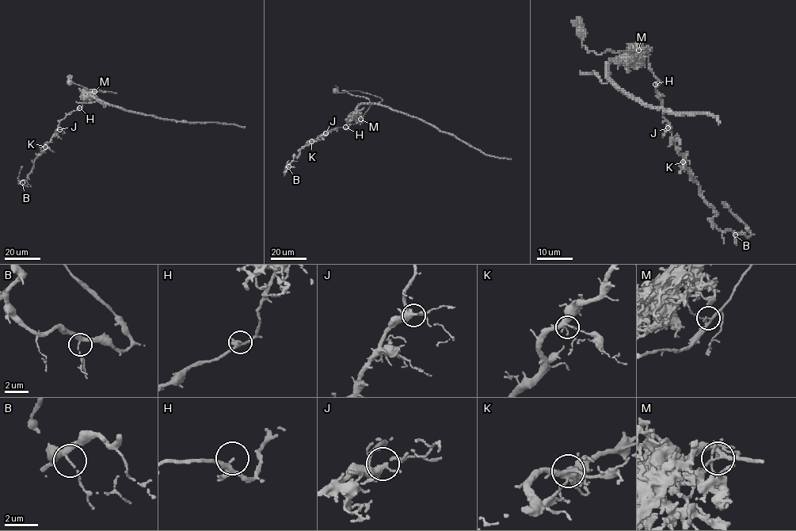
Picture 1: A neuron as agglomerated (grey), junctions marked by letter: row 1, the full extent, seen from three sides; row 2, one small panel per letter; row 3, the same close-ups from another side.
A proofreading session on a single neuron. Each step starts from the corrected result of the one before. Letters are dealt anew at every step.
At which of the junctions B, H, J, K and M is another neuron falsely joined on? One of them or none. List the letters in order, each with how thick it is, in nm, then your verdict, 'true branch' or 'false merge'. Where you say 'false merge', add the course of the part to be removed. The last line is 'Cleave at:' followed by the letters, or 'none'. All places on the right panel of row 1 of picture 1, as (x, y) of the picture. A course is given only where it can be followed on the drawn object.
B: 240 nm | true branch
H: 200 nm | true branch
J: 320 nm | true branch
K: 280 nm | true branch
M: 170 nm | false merge | (637, 51), (648, 51), (663, 117), (716, 213), (715, 226), (749, 235), (722, 202)
Cleave at: M

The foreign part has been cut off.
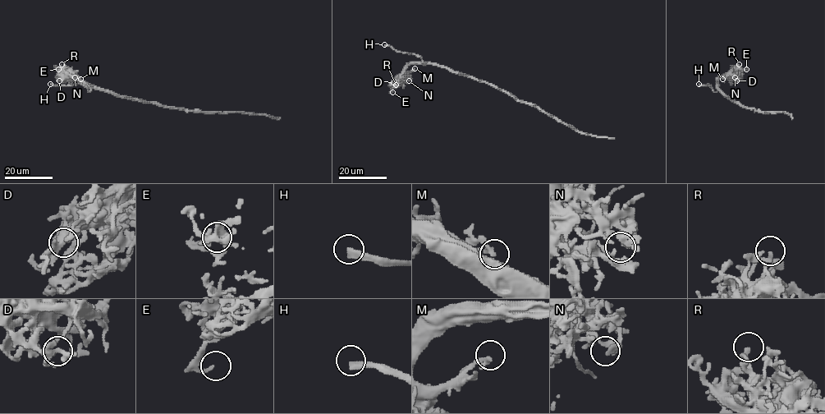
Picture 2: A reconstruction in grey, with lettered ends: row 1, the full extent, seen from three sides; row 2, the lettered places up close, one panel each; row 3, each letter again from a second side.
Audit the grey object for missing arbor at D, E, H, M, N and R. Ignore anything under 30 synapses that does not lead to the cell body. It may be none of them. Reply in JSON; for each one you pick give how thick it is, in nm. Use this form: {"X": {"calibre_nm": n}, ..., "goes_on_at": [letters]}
{"H": {"calibre_nm": 360}, "goes_on_at": ["H"]}

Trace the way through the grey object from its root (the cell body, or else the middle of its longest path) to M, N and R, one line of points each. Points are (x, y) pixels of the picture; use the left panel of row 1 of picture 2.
M: (160, 105), (84, 85), (71, 75), (80, 79)
N: (160, 105), (84, 85), (71, 75), (76, 75), (75, 77)
R: (160, 105), (84, 85), (69, 75), (61, 64)

